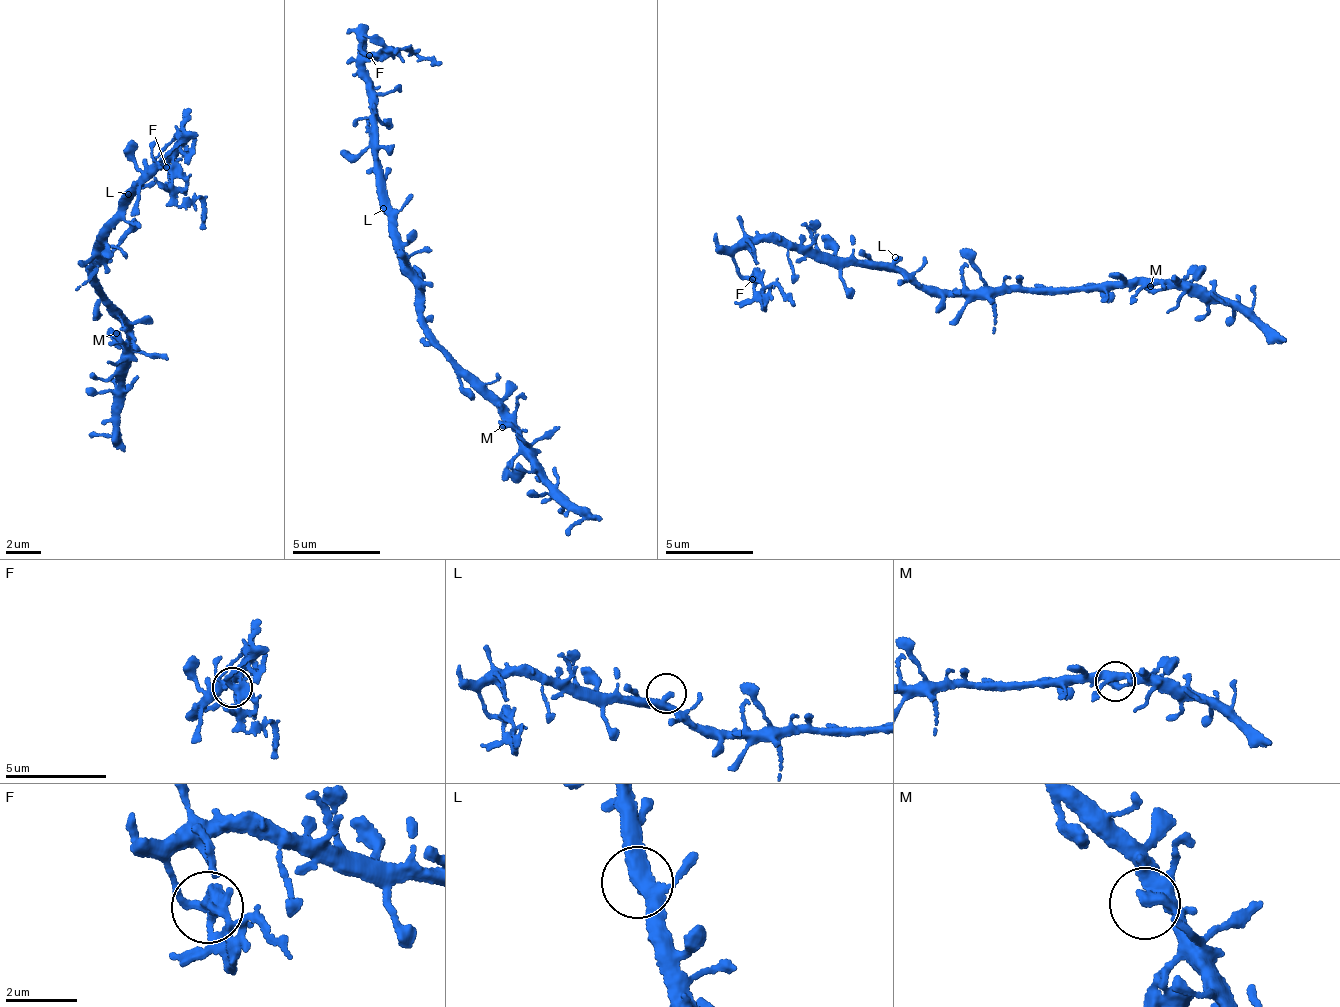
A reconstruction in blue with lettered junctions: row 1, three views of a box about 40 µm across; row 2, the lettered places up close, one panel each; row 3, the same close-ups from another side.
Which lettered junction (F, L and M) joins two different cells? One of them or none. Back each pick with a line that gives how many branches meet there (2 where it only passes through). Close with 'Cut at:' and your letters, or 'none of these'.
F: branches 3
Cut at: F

